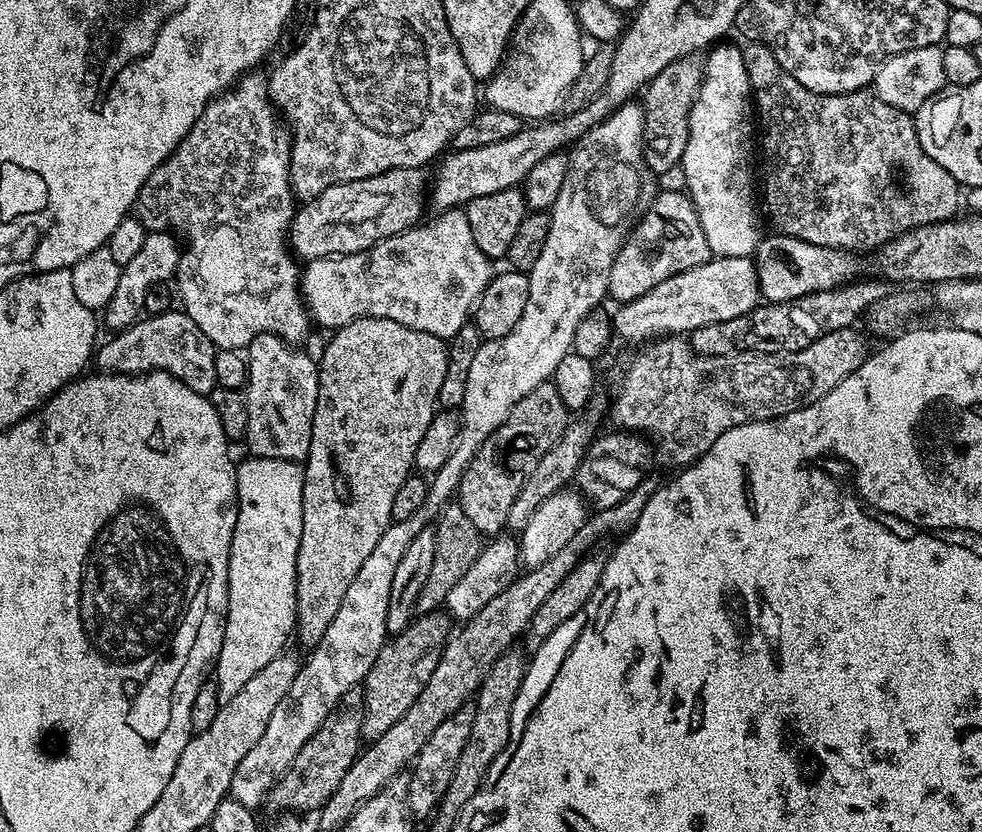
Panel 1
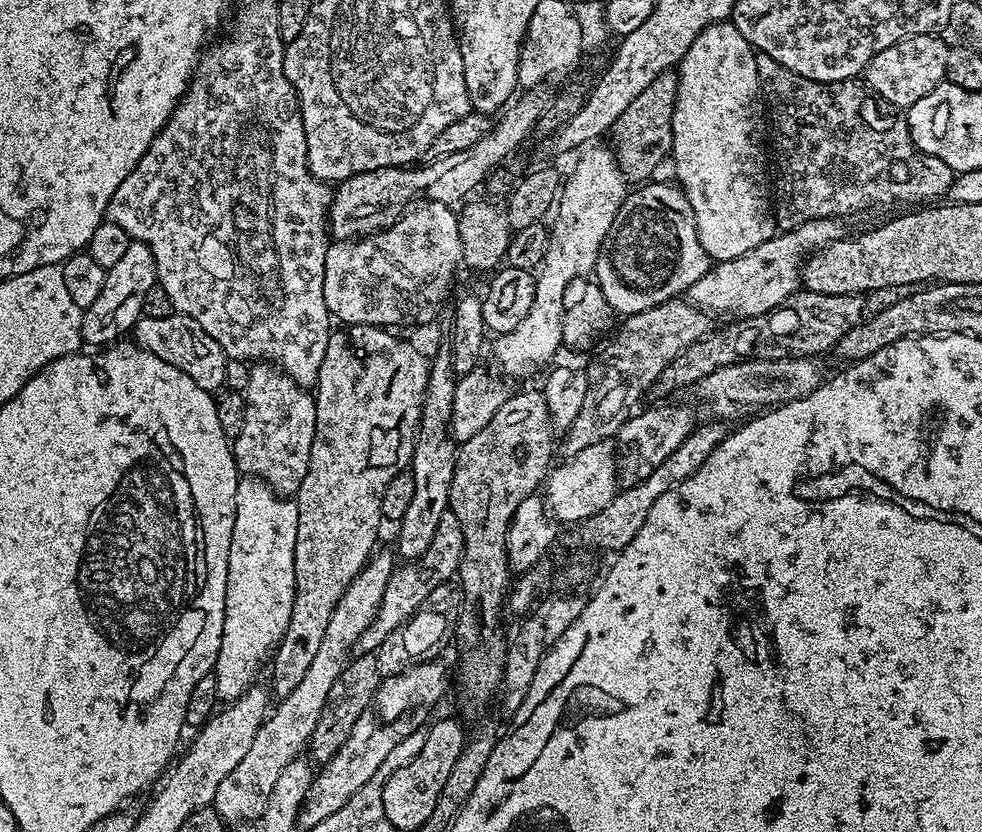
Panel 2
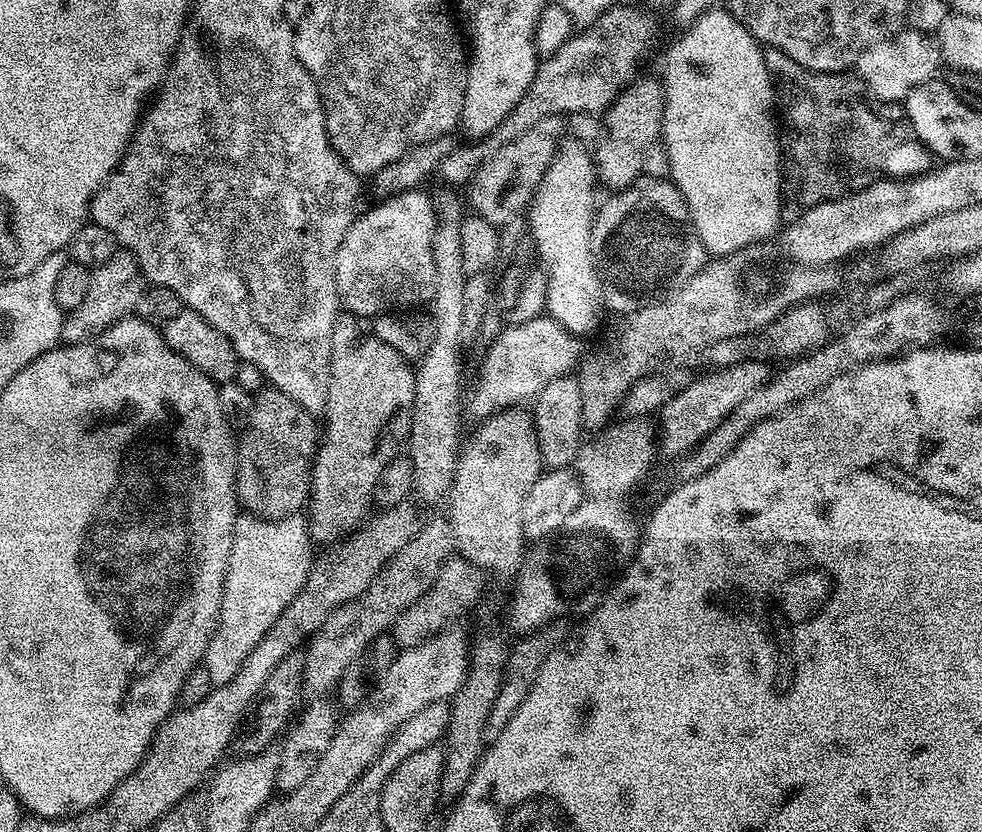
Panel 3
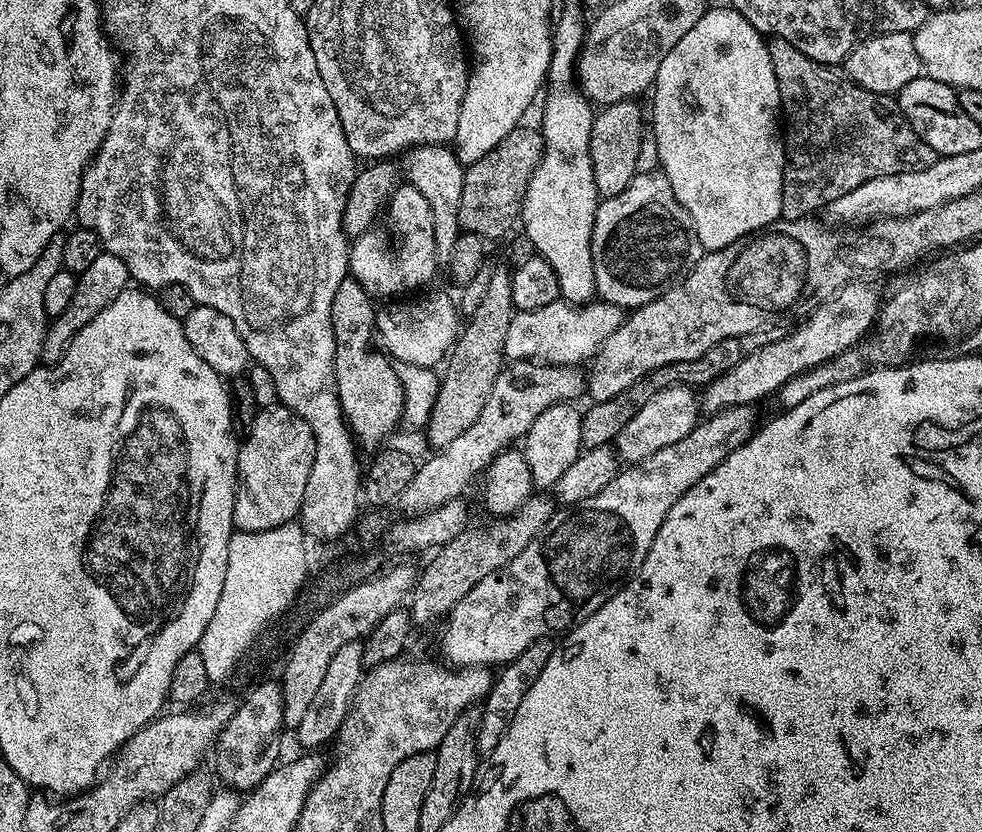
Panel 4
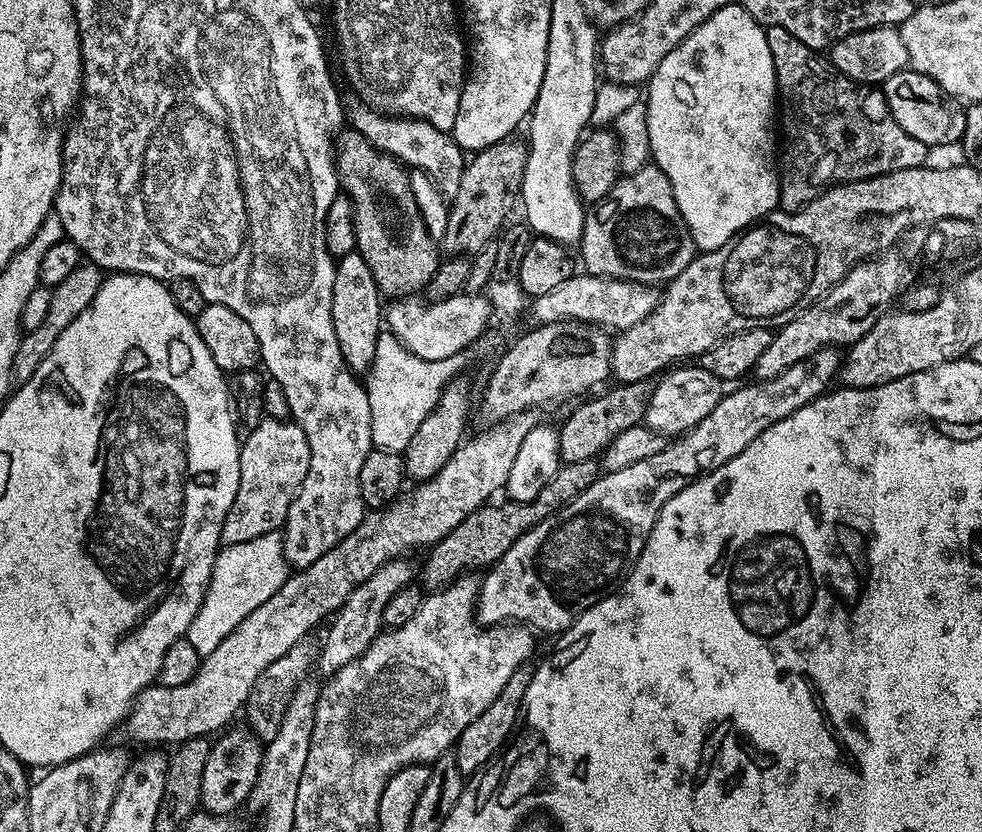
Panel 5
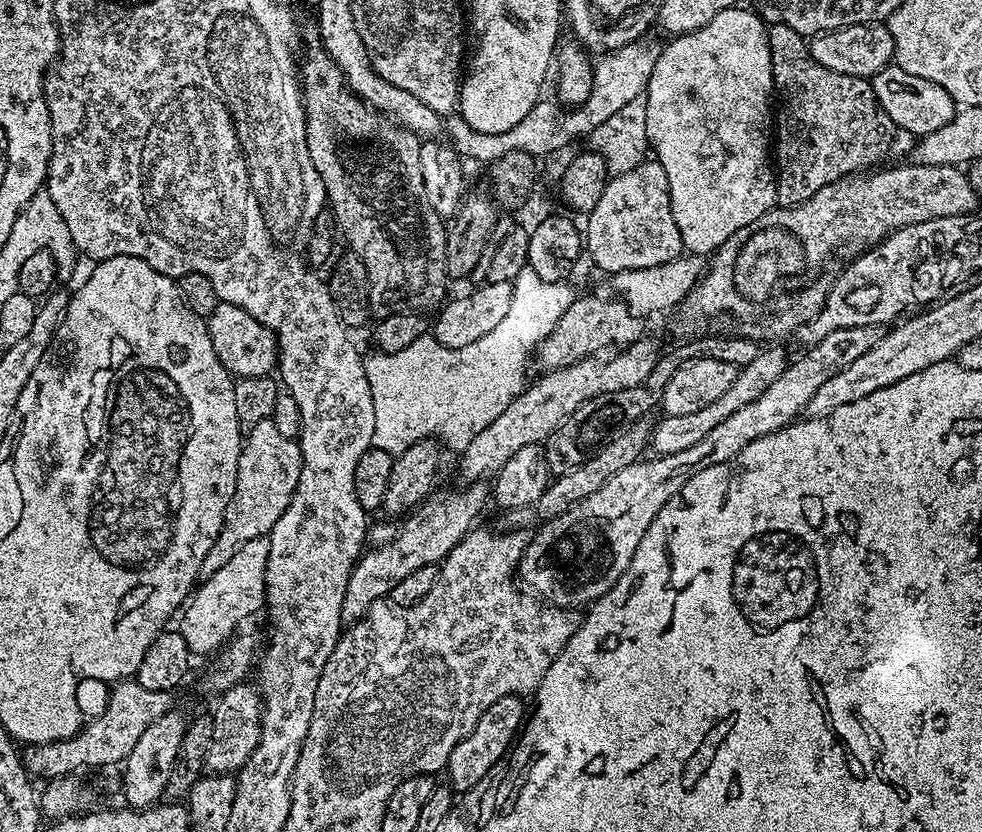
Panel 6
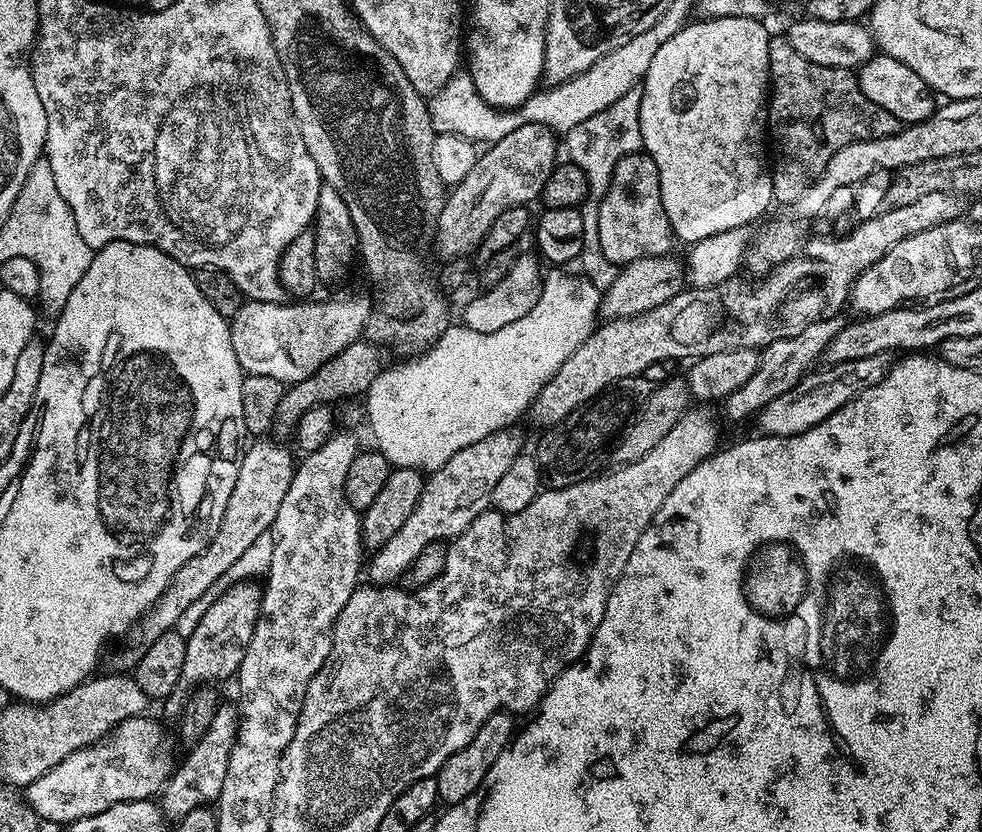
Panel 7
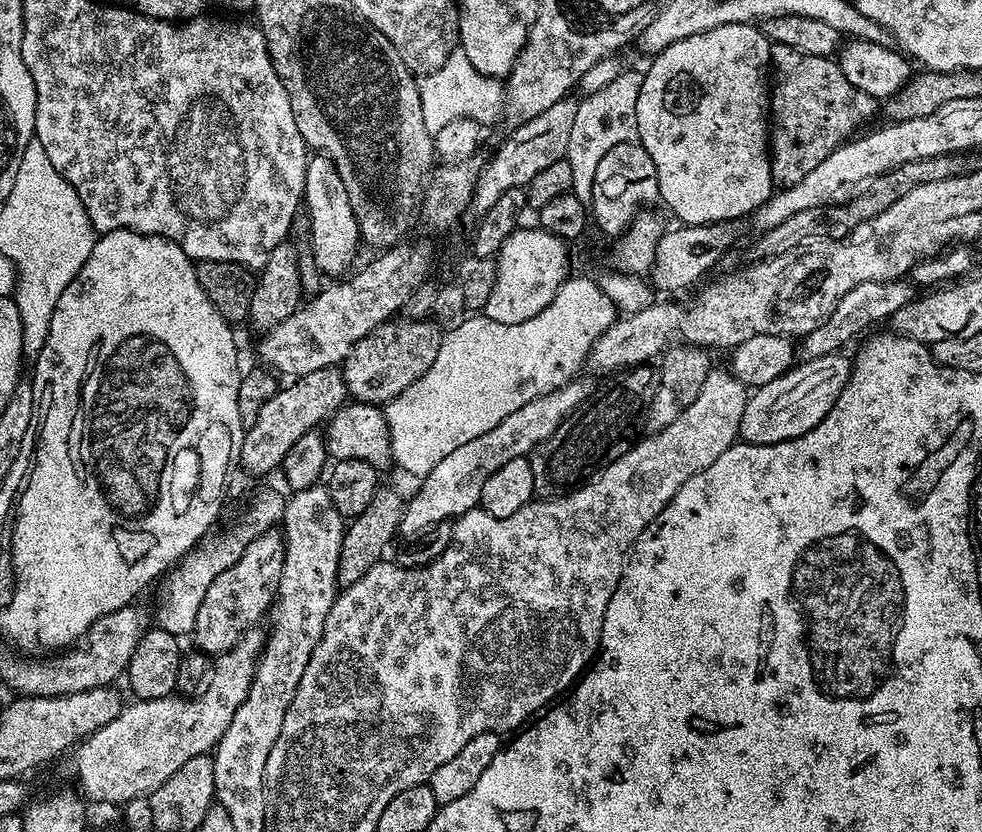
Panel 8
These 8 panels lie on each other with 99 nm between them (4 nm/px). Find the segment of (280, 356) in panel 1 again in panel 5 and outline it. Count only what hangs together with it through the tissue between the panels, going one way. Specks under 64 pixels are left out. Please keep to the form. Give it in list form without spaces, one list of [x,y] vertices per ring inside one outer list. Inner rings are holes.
[[[265,418],[254,431],[243,437],[240,446],[240,481],[234,506],[226,514],[226,522],[220,535],[225,545],[250,542],[262,538],[262,534],[280,532],[288,520],[290,506],[306,482],[310,470],[310,442],[295,420]]]

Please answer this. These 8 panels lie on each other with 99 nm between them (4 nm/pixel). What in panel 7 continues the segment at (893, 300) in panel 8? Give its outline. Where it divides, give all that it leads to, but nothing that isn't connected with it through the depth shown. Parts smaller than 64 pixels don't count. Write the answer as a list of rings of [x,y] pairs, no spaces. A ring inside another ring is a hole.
[[[837,314],[826,319],[811,323],[801,333],[791,335],[790,338],[779,339],[765,345],[759,353],[759,364],[749,381],[744,382],[736,391],[732,391],[725,397],[722,407],[727,416],[732,420],[744,420],[752,415],[757,415],[774,398],[791,391],[800,382],[808,371],[813,369],[812,365],[823,357],[826,346],[830,344],[834,336],[844,328],[845,317]]]

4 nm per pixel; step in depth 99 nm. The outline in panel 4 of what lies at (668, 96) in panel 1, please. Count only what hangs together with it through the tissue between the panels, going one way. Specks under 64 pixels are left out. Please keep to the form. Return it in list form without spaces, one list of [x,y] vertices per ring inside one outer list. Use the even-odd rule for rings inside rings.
[[[635,99],[619,100],[605,104],[599,109],[596,117],[591,117],[590,127],[586,132],[586,164],[590,169],[592,187],[597,197],[607,198],[622,194],[626,186],[636,175],[639,148],[646,137],[646,112],[636,105]]]

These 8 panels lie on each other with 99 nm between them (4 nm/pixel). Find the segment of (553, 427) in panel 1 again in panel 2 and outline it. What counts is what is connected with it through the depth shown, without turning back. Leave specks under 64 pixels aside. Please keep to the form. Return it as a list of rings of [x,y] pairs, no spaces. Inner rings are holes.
[[[543,391],[516,392],[513,396],[511,393],[502,402],[494,418],[490,418],[490,422],[486,422],[486,426],[482,426],[482,430],[478,430],[474,438],[459,445],[456,453],[448,507],[458,518],[458,526],[462,526],[462,538],[464,539],[464,558],[460,561],[458,573],[458,587],[464,597],[458,614],[454,640],[460,643],[461,714],[459,715],[465,721],[478,719],[487,710],[492,695],[495,692],[497,695],[504,683],[508,636],[503,626],[500,625],[500,619],[504,614],[506,615],[510,581],[514,576],[513,570],[508,565],[507,530],[511,519],[514,518],[515,510],[518,509],[518,504],[527,496],[533,495],[545,483],[550,465],[553,463],[552,436],[554,437],[554,429]]]

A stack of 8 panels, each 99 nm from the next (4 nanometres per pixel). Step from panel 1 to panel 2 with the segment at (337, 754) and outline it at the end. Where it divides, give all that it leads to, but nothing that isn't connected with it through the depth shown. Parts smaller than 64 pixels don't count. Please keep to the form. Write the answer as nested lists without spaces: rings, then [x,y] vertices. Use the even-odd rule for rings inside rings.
[[[360,654],[357,657],[357,660],[356,657],[349,659],[338,674],[338,678],[334,678],[334,686],[330,686],[330,694],[326,694],[326,706],[322,706],[310,741],[313,761],[327,762],[334,754],[338,754],[342,742],[346,742],[346,738],[350,738],[350,734],[354,730],[354,722],[358,722],[362,710],[366,710],[372,705],[372,699],[380,689],[382,673],[375,655]]]

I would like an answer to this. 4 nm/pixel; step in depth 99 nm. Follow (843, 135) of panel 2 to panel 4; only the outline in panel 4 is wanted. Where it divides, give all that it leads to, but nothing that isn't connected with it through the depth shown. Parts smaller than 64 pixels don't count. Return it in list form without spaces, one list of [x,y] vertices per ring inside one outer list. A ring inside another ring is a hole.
[[[774,36],[767,43],[784,121],[782,130],[786,162],[781,219],[803,220],[862,184],[862,172],[852,170],[854,158],[850,156],[850,150],[828,150],[828,138],[840,136],[836,132],[844,130],[844,108],[848,106],[848,92],[854,92],[853,81],[831,65],[816,63],[806,58],[806,54],[790,46],[786,38]]]

